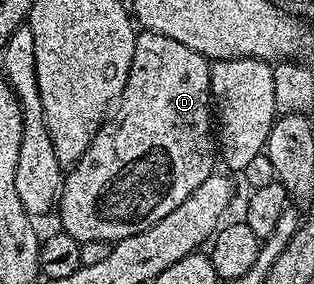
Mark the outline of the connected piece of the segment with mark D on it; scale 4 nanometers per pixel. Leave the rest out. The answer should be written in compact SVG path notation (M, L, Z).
M142 31L134 40L134 56L132 57L132 69L128 73L128 81L122 90L120 102L113 108L112 114L103 123L96 137L88 145L84 157L65 172L64 182L60 192L60 198L56 204L56 215L62 218L61 230L73 237L78 243L88 241L104 241L113 244L124 237L132 237L160 221L160 217L168 217L176 205L188 201L190 194L215 170L216 163L216 135L212 130L212 96L210 94L210 68L211 60L206 59L200 53L188 49L188 45L180 45L180 41L172 41L172 37L164 37L160 33Z

